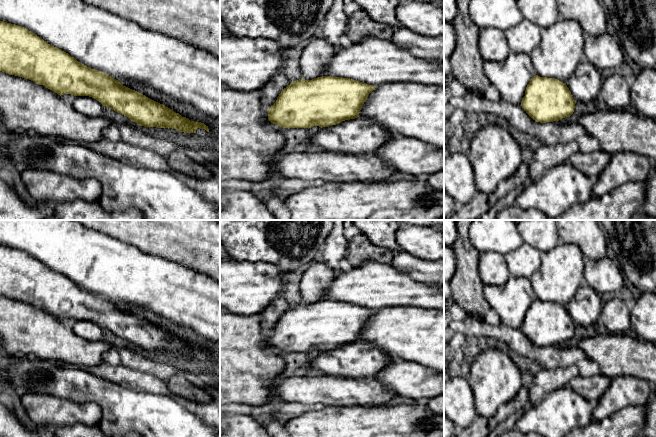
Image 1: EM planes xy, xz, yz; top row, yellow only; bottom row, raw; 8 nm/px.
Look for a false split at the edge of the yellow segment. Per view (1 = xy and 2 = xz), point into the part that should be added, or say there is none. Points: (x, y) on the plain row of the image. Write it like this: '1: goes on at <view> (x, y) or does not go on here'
1: does not go on here
2: does not go on here

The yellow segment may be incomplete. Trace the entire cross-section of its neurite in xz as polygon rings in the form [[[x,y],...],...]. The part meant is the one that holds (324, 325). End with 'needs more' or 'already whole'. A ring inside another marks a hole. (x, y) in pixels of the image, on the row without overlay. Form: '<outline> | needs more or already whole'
[[[322,300],[312,304],[303,302],[293,305],[284,312],[276,326],[267,333],[271,347],[282,352],[329,351],[342,345],[359,341],[368,319],[376,310],[350,302]]] | already whole

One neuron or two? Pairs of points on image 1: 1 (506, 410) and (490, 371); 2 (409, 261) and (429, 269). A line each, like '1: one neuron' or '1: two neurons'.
1: two neurons
2: one neuron

